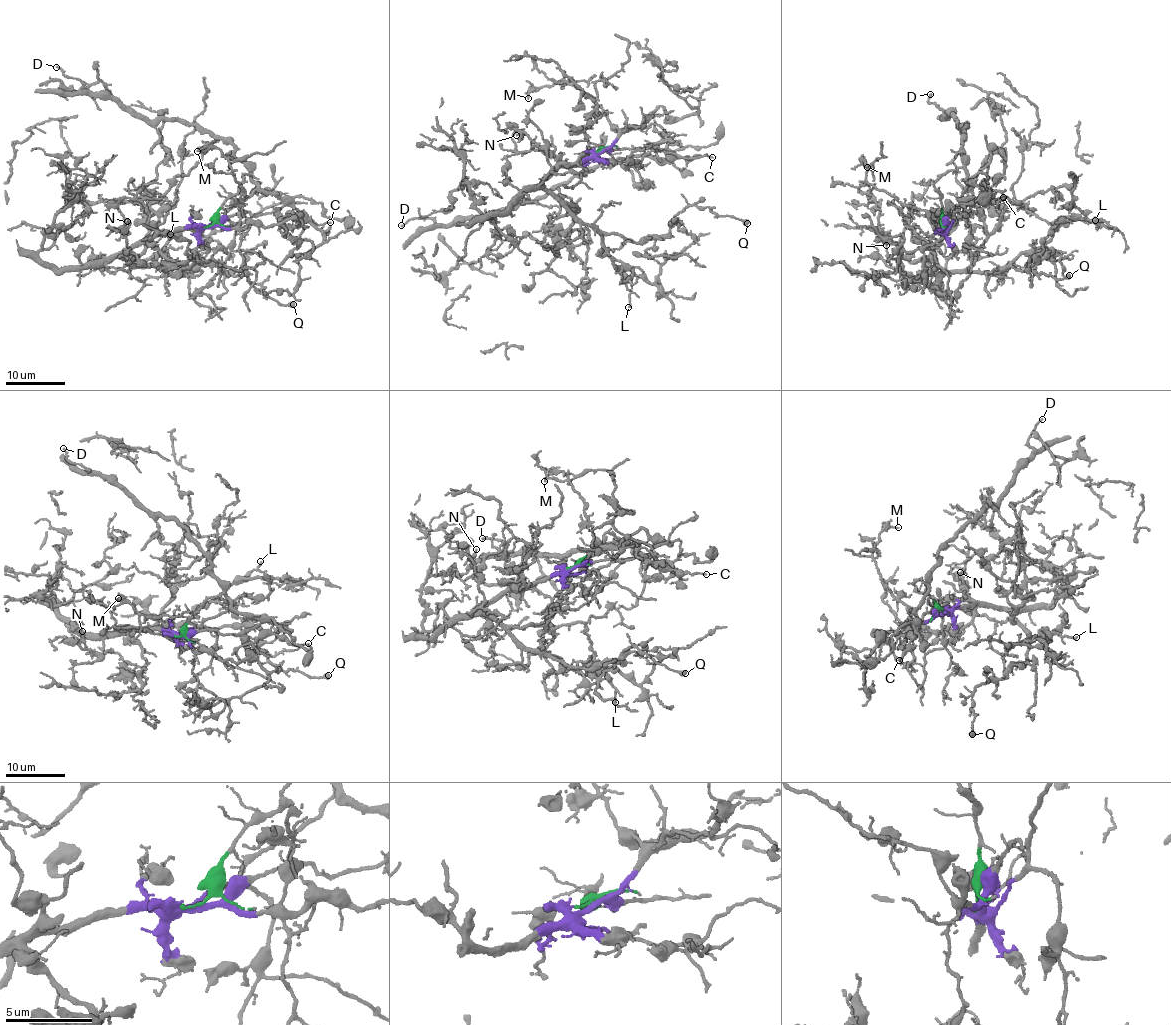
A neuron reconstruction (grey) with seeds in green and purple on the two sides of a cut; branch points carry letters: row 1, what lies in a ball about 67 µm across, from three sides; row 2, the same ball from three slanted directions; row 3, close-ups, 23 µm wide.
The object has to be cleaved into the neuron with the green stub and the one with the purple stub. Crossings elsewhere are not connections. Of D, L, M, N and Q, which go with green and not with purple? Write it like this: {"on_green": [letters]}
{"on_green": ["D"]}

